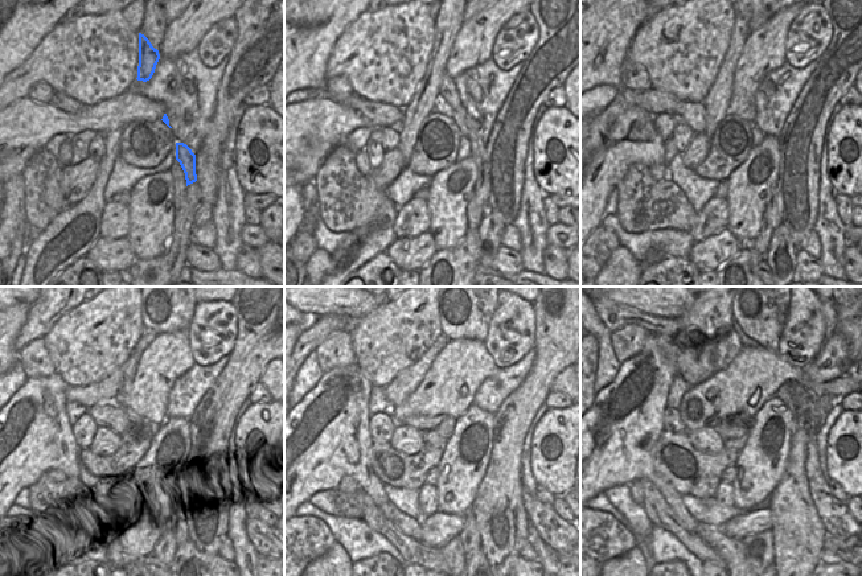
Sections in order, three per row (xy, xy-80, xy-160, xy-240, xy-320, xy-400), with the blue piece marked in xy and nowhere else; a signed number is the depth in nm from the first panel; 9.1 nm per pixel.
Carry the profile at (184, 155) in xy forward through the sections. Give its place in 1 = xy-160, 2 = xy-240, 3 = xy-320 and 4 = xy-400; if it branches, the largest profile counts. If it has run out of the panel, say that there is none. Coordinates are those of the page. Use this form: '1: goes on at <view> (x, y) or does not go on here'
1: goes on at xy-160 (771, 213)
2: goes on at xy-240 (177, 525)
3: goes on at xy-320 (471, 540)
4: goes on at xy-400 (758, 547)

